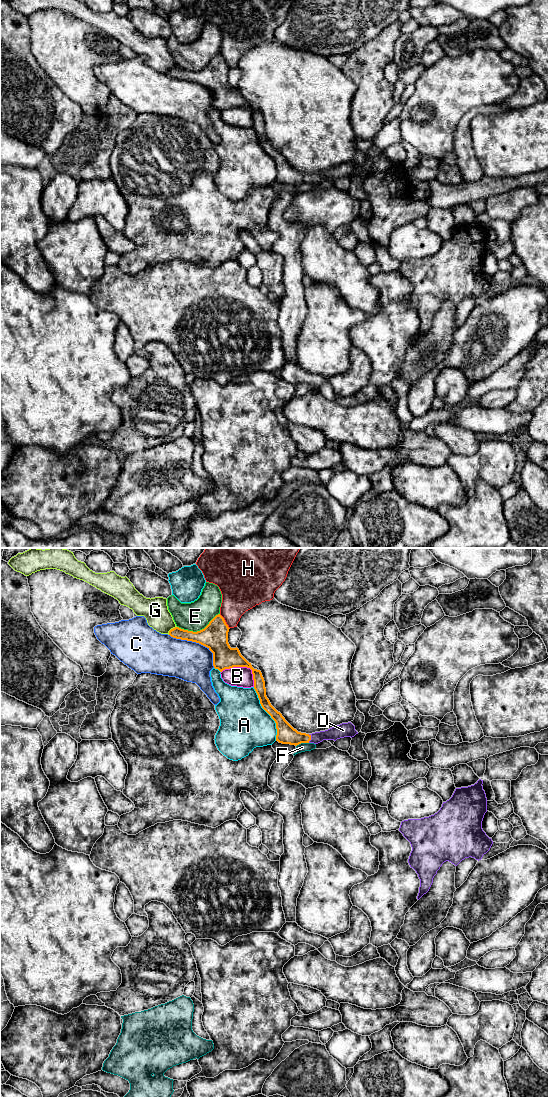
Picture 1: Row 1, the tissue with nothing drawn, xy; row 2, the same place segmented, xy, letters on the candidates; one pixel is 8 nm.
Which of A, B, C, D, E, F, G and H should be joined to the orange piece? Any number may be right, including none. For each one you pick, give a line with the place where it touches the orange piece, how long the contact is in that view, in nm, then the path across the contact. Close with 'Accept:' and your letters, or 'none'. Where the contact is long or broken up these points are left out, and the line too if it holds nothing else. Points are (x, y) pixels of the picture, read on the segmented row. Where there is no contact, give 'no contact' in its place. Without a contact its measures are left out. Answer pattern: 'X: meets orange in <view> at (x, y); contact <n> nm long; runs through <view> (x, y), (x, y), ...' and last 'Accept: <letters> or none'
D: meets orange in xy at (310, 738); contact 70 nm long; runs through xy (286, 734), (295, 738), (310, 738), (340, 731)
Accept: D

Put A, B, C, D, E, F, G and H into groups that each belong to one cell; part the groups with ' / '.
A / B / C / D / E / F / G / H

